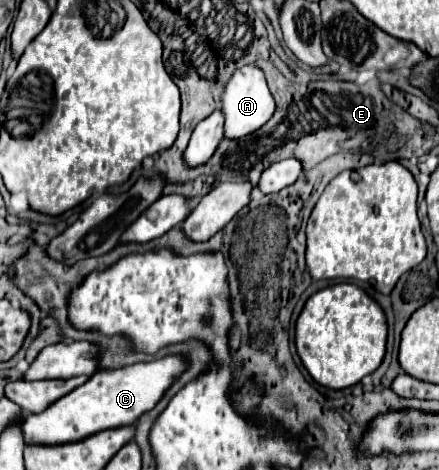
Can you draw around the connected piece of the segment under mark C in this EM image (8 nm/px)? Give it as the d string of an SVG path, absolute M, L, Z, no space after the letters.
M166 355L154 361L142 361L112 371L98 371L84 385L76 387L72 393L64 395L42 413L28 415L24 421L24 439L26 443L62 445L80 441L104 429L132 425L142 413L156 407L162 395L186 369L188 359L184 355Z

